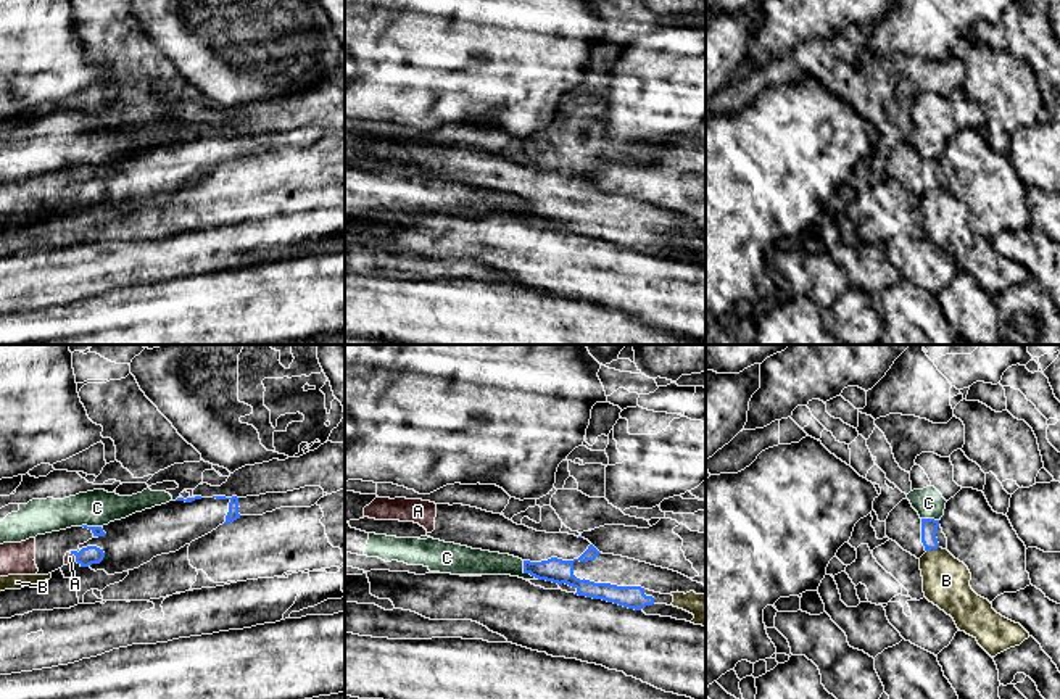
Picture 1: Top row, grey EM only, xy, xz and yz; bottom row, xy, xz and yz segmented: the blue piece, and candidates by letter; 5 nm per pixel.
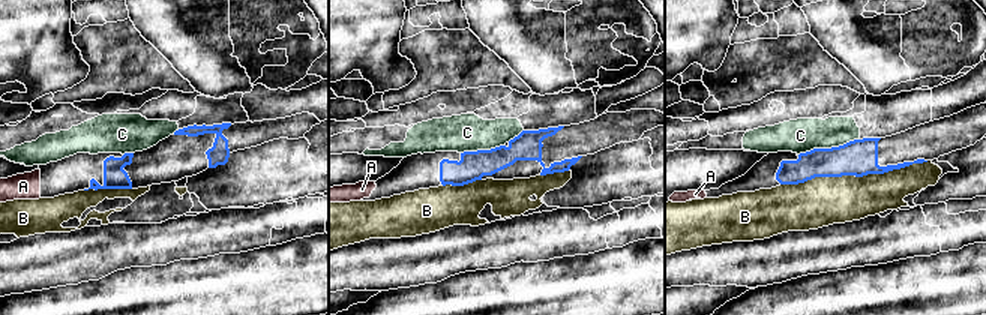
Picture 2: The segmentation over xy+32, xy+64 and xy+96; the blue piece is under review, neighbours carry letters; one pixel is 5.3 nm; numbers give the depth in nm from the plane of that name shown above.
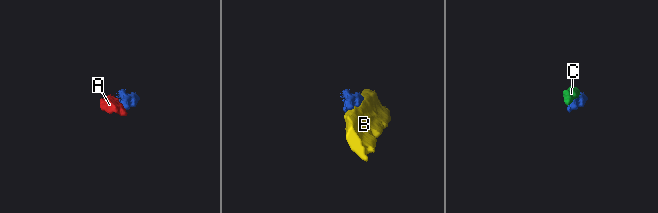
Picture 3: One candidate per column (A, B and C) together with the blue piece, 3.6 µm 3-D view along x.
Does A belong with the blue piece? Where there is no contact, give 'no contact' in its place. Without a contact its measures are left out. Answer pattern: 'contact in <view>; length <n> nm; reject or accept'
contact in xy; length 70 nm; accept

